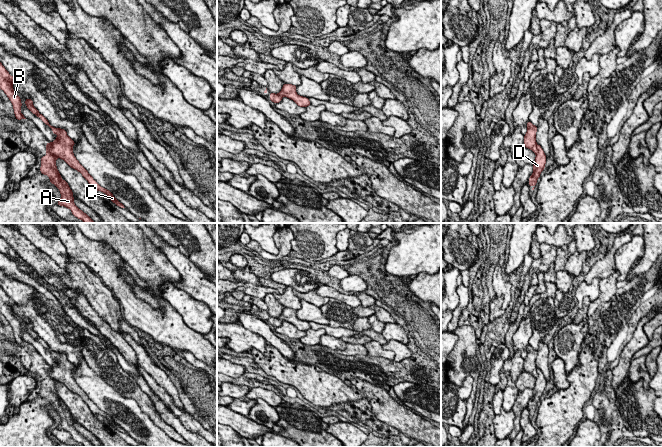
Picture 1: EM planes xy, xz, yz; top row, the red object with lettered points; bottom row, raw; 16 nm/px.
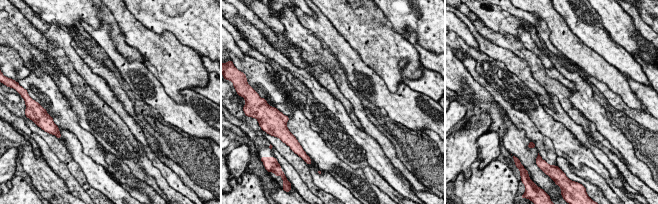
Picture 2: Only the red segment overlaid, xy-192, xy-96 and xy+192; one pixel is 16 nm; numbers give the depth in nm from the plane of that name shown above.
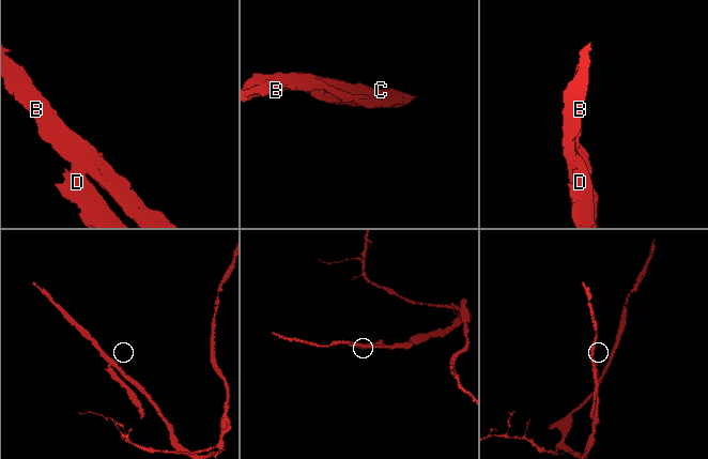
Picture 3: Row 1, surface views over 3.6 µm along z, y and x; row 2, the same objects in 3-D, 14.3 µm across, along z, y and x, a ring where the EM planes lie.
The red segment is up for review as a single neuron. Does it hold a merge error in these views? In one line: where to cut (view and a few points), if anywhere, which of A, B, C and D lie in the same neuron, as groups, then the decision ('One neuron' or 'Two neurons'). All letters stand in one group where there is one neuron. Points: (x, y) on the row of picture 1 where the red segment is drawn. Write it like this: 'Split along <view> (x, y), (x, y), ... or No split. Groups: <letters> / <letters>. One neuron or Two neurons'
Split along xy (50, 143), (49, 150), (58, 157). Groups: A D / B C. Two neurons

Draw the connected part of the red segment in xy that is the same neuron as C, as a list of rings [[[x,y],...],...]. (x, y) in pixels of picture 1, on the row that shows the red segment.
[[[26,99],[25,104],[27,106],[27,109],[29,109],[47,126],[49,126],[54,134],[58,135],[56,139],[51,143],[51,146],[49,148],[51,153],[64,160],[71,168],[80,172],[82,176],[88,181],[93,191],[101,191],[105,193],[113,203],[115,203],[120,208],[126,209],[126,207],[122,203],[120,203],[109,190],[101,187],[88,173],[88,171],[79,163],[72,150],[75,142],[67,135],[67,132],[64,129],[51,126],[48,120],[34,107],[32,99]]]

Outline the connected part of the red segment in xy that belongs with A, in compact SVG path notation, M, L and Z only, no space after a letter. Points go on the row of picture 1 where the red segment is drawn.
M48 142L46 144L46 155L41 157L41 167L39 168L41 173L47 175L50 178L50 182L54 184L60 191L61 198L58 201L59 206L64 206L69 208L72 214L78 219L82 220L84 223L96 223L91 217L89 217L86 213L80 210L74 203L73 192L70 189L68 183L62 179L57 166L56 159L58 158L56 155L52 154L50 151L51 143Z

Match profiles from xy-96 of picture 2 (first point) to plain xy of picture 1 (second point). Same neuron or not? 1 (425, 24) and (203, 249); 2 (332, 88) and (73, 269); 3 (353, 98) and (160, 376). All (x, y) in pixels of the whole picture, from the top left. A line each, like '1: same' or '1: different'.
1: same
2: different
3: same

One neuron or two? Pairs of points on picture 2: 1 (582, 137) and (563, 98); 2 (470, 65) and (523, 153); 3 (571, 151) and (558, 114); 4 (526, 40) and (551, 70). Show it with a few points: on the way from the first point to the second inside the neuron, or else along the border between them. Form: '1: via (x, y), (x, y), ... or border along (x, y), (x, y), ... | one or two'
1: border along (559, 103), (582, 127), (588, 140) | two
2: border along (506, 115), (519, 129), (524, 130) | two
3: border along (543, 107), (577, 139) | two
4: via (533, 47), (547, 63) | one

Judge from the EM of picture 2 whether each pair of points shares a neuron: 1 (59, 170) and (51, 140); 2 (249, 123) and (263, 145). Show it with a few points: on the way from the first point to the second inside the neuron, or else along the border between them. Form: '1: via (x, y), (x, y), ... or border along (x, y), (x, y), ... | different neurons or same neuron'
1: border along (40, 137), (70, 173) | different neurons
2: via (251, 128), (259, 140) | same neuron

